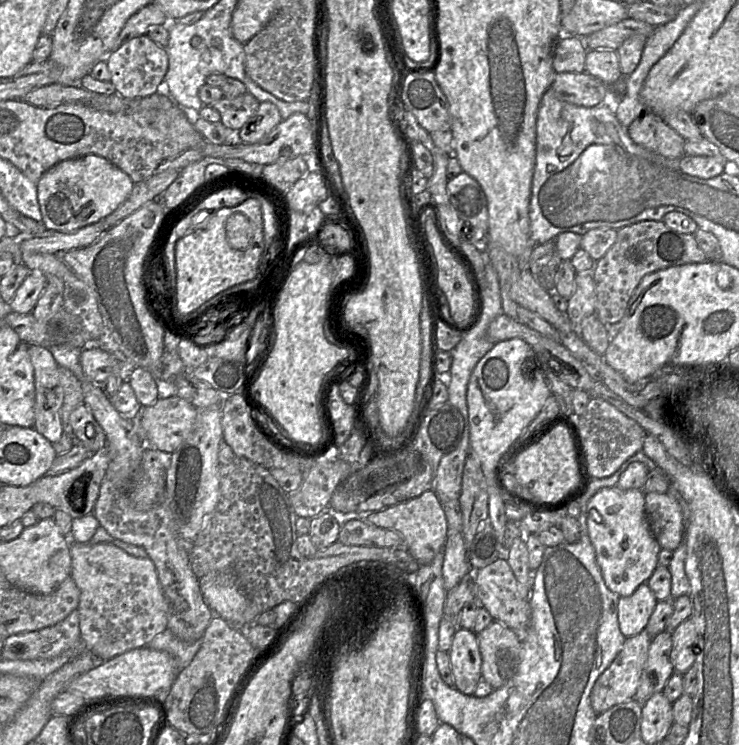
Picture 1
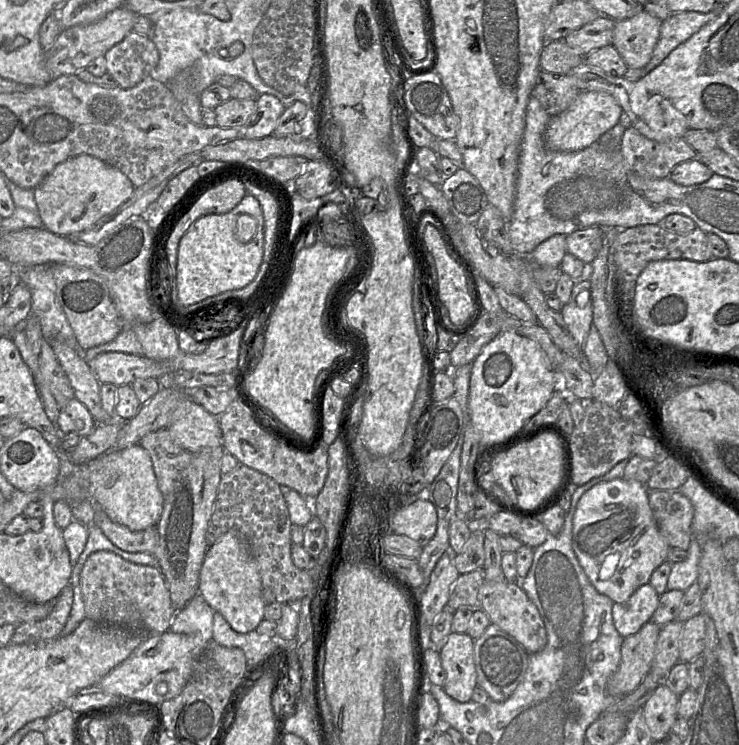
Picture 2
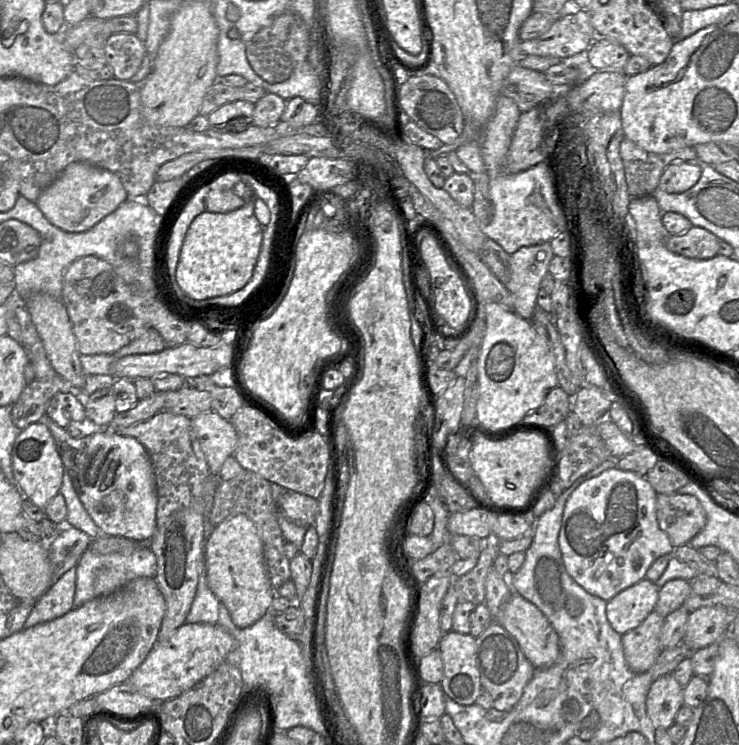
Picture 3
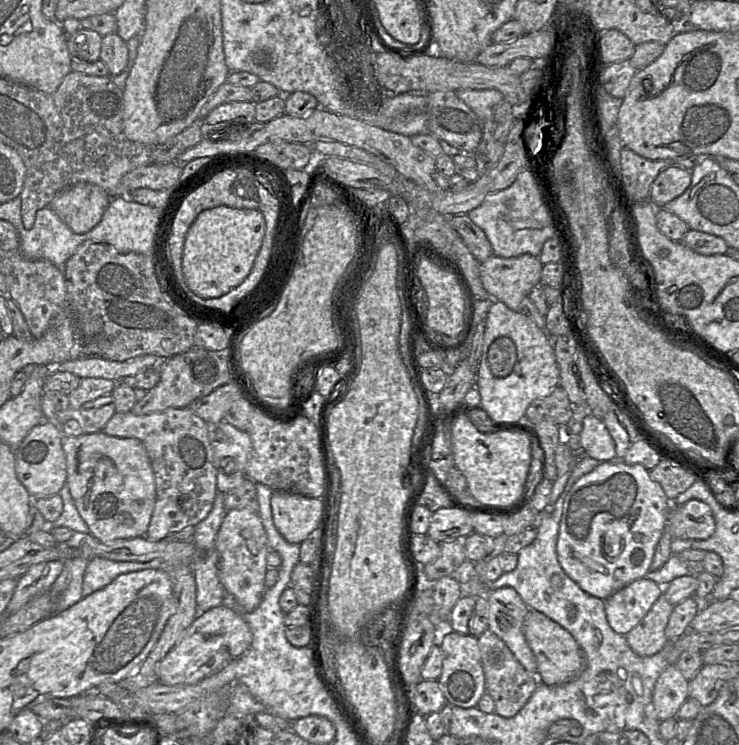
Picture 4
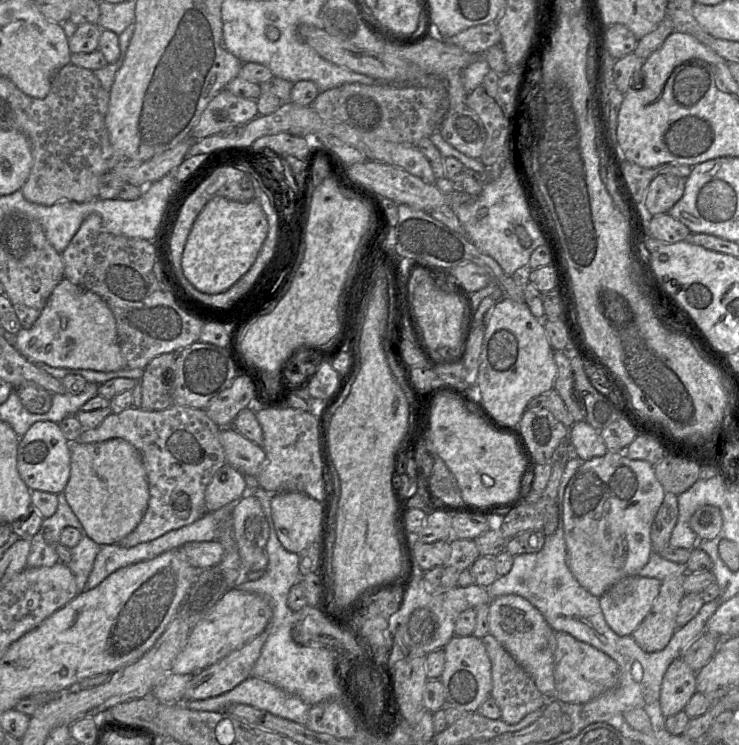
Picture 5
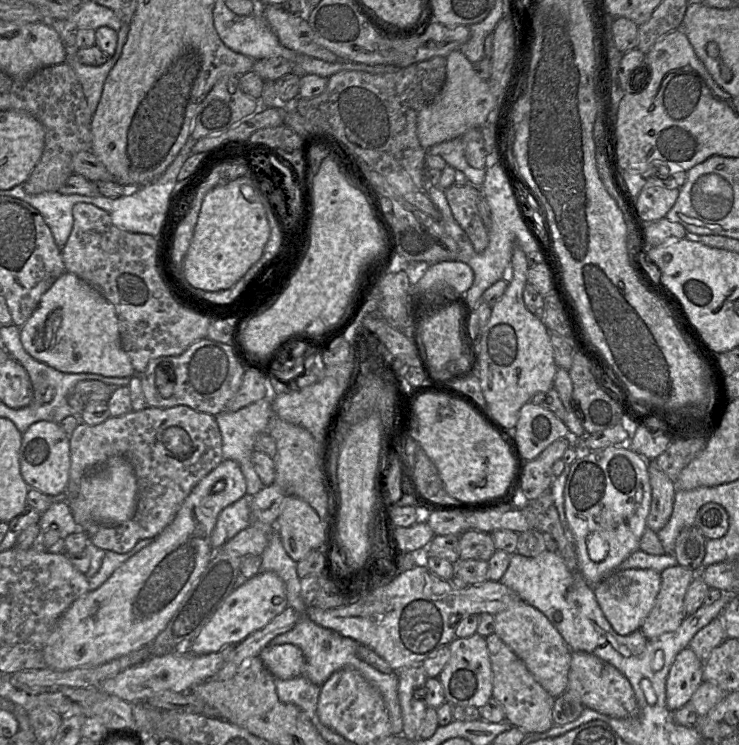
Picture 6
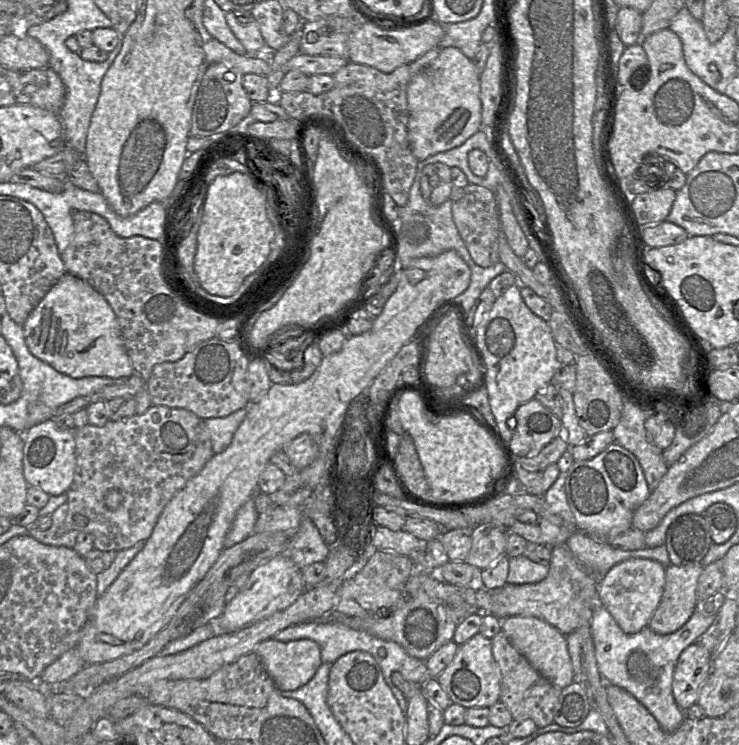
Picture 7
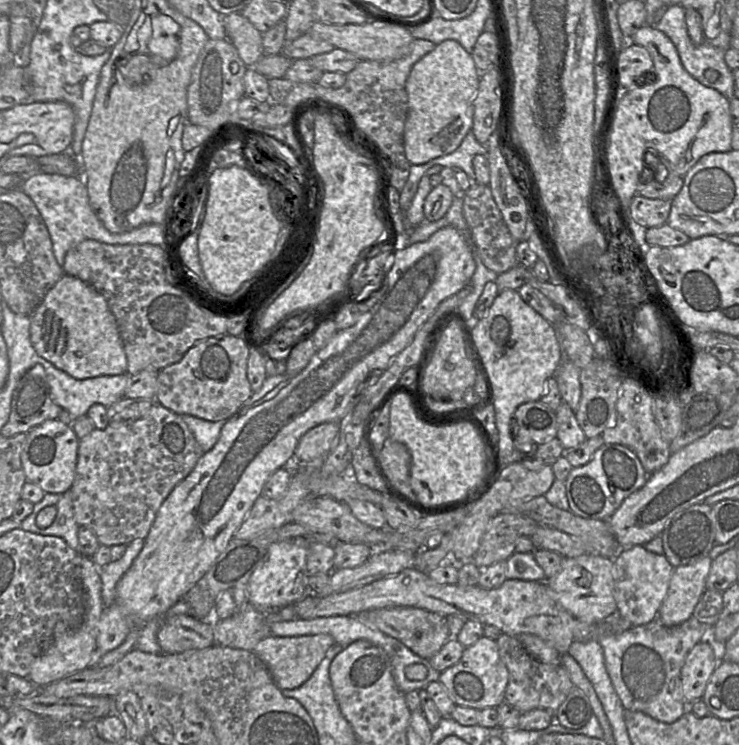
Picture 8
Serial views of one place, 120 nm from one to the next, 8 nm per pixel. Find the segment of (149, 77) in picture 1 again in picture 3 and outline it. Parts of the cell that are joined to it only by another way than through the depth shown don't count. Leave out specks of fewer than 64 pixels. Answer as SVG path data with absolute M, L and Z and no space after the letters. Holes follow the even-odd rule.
M114 33L105 42L105 55L106 63L112 68L114 77L119 80L130 81L141 67L146 55L146 47L145 43L139 40L135 34Z

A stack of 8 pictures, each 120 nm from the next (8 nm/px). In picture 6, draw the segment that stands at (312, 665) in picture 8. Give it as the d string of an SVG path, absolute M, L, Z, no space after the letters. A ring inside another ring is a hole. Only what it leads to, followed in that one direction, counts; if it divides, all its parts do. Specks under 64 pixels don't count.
M267 645L258 657L274 678L289 680L302 675L305 658L296 645Z

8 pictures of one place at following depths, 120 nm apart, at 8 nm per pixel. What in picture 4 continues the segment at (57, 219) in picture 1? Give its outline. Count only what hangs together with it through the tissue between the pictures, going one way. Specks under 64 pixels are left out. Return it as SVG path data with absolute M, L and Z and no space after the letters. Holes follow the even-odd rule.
M81 182L58 194L48 207L73 232L83 234L101 221L110 201L109 195L99 186Z

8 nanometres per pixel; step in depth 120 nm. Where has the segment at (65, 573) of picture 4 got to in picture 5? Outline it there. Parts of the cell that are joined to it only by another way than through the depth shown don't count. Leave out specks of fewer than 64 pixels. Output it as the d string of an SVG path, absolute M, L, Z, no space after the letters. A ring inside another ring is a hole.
M83 535L79 543L70 549L71 560L67 566L75 577L78 593L86 589L88 577L100 548L99 544Z

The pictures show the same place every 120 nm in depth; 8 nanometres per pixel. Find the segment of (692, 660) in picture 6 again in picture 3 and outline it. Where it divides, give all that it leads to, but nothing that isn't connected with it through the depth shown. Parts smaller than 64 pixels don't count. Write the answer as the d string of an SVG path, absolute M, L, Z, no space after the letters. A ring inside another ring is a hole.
M671 673L653 681L647 698L646 709L654 727L668 729L683 703L683 688Z

